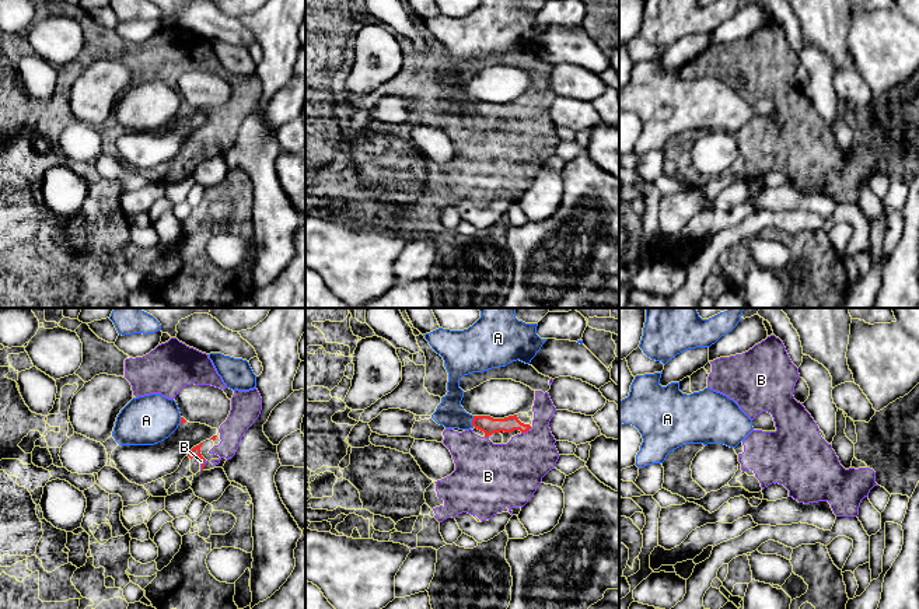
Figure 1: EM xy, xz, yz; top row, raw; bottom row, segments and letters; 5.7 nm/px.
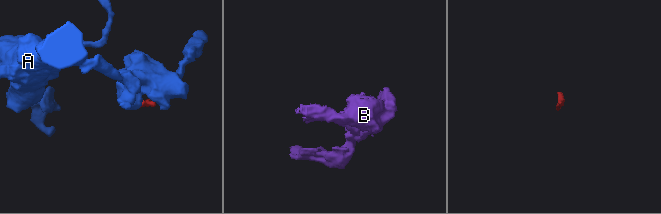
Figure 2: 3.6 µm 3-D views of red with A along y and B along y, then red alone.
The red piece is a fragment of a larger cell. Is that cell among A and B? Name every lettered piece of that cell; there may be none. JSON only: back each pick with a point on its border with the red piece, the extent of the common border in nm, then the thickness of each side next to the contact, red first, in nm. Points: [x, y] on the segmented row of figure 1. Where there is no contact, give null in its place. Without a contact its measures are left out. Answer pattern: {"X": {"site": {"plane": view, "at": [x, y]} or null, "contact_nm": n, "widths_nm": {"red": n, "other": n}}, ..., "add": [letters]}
{"B": {"site": {"plane": "xz", "at": [526, 431]}, "contact_nm": 70, "widths_nm": {"red": 100, "other": 340}}, "add": ["B"]}

